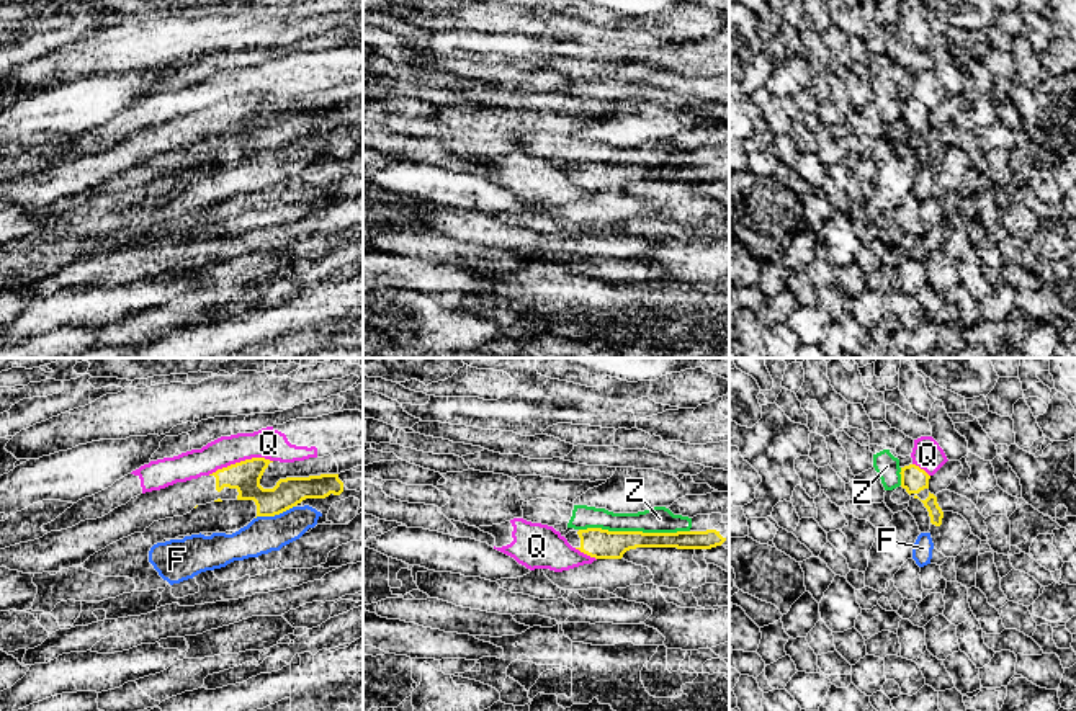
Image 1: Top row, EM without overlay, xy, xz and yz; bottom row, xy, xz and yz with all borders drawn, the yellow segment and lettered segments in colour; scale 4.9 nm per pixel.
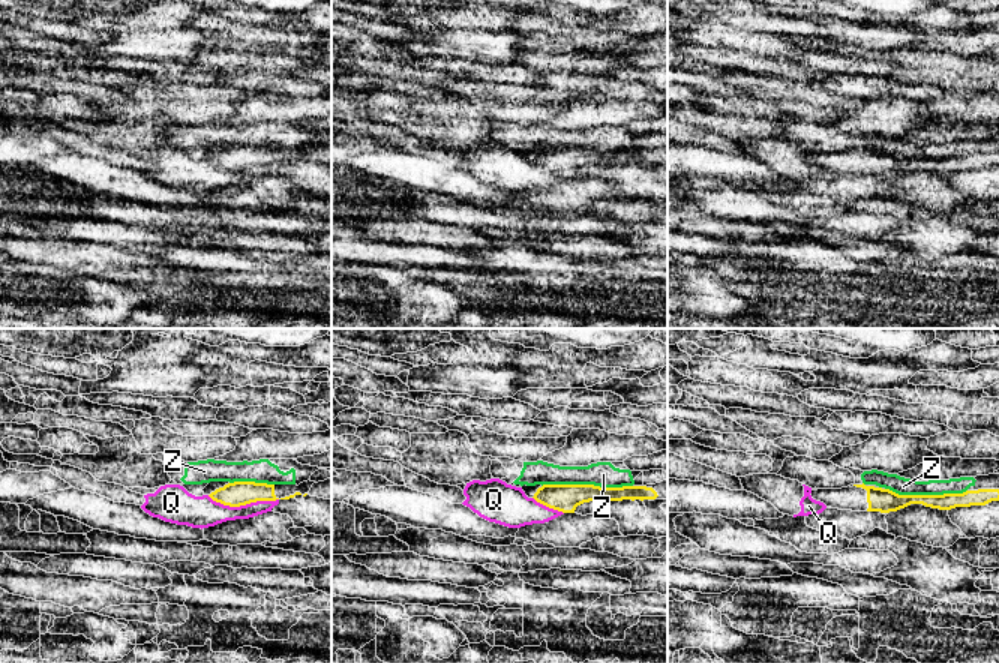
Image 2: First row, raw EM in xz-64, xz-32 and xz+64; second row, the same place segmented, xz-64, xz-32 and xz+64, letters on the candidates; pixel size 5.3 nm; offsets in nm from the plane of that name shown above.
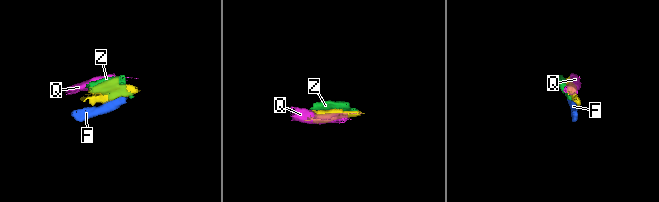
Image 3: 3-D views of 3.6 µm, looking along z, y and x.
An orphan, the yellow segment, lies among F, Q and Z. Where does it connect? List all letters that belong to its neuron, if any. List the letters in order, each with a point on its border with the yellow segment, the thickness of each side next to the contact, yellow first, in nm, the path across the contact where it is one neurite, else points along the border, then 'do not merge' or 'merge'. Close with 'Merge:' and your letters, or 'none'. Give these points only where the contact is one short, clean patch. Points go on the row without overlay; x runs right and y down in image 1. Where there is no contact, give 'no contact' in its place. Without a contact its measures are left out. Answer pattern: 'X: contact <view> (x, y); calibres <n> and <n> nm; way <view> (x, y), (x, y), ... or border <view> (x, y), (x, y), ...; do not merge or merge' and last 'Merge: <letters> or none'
F: contact xy (275, 147); calibres 150 and 180 nm; border xy (295, 139), (278, 147), (259, 149), (255, 152); do not merge
Q: contact xy (241, 95); calibres 150 and 150 nm; do not merge
Z: contact xz (635, 165); calibres 150 and 130 nm; do not merge
Merge: none

